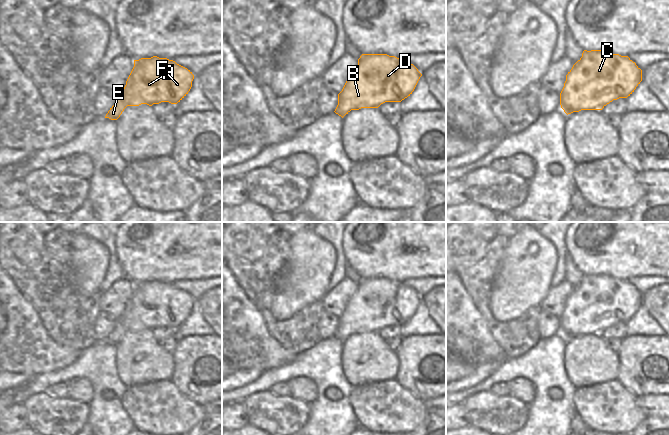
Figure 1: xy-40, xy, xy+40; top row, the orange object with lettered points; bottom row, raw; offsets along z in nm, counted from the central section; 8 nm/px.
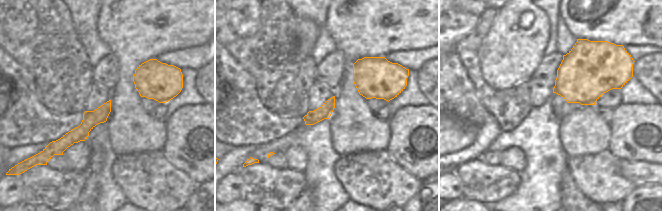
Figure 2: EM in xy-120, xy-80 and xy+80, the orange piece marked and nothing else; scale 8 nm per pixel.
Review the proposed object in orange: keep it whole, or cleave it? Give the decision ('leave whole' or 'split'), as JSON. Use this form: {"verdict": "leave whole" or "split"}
{"verdict": "leave whole"}

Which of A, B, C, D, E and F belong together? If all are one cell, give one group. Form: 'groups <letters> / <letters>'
groups A B C D E F

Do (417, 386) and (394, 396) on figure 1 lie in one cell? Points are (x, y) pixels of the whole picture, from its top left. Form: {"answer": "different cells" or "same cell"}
{"answer": "different cells"}

